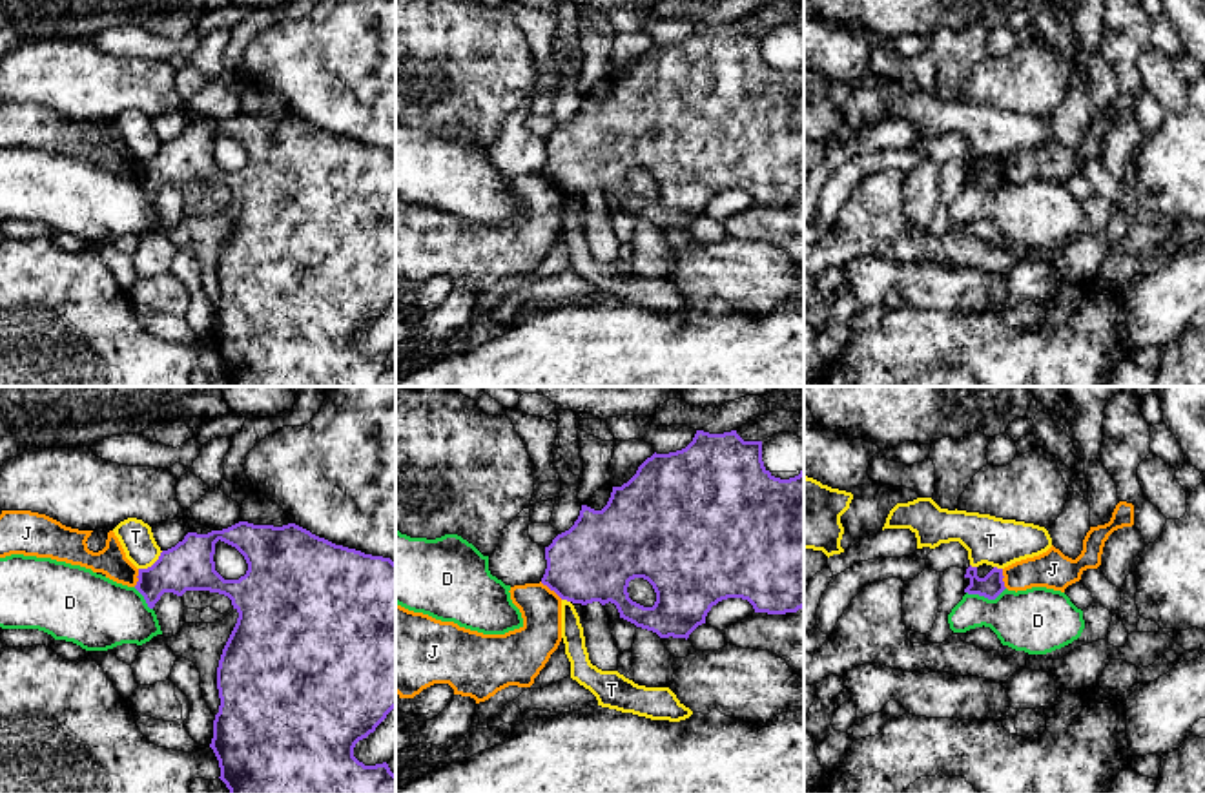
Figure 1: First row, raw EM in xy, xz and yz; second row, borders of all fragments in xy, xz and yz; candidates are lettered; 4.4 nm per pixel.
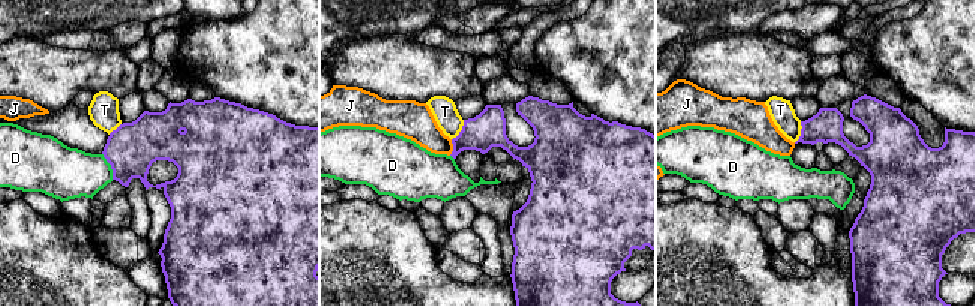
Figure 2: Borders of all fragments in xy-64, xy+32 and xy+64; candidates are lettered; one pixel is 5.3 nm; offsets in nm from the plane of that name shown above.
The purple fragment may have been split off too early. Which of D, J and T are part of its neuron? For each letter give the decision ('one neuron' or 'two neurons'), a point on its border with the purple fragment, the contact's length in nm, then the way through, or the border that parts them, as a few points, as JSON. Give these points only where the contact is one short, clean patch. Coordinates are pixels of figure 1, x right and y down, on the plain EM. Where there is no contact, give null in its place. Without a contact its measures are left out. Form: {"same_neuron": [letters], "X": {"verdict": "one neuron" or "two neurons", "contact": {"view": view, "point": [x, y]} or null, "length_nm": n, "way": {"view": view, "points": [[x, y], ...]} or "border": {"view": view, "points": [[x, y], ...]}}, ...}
{"same_neuron": [], "D": {"verdict": "two neurons", "contact": {"view": "yz", "point": [985, 188]}, "length_nm": 180}, "J": {"verdict": "two neurons", "contact": {"view": "xz", "point": [551, 181]}, "length_nm": 130, "border": {"view": "xz", "points": [[540, 174], [562, 190]]}}, "T": {"verdict": "two neurons", "contact": {"view": "xy", "point": [154, 155]}, "length_nm": 140, "border": {"view": "xy", "points": [[163, 143], [150, 157], [139, 161]]}}}

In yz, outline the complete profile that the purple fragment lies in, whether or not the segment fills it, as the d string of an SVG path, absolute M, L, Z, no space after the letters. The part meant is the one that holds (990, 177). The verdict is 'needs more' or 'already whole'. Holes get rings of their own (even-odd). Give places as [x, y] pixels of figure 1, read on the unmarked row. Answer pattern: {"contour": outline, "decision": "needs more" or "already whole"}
{"contour": "M968 159L964 170L970 177L964 180L968 186L979 186L988 191L995 191L1006 179L1003 173L1003 160L994 159L984 170L977 168L977 159Z", "decision": "already whole"}

